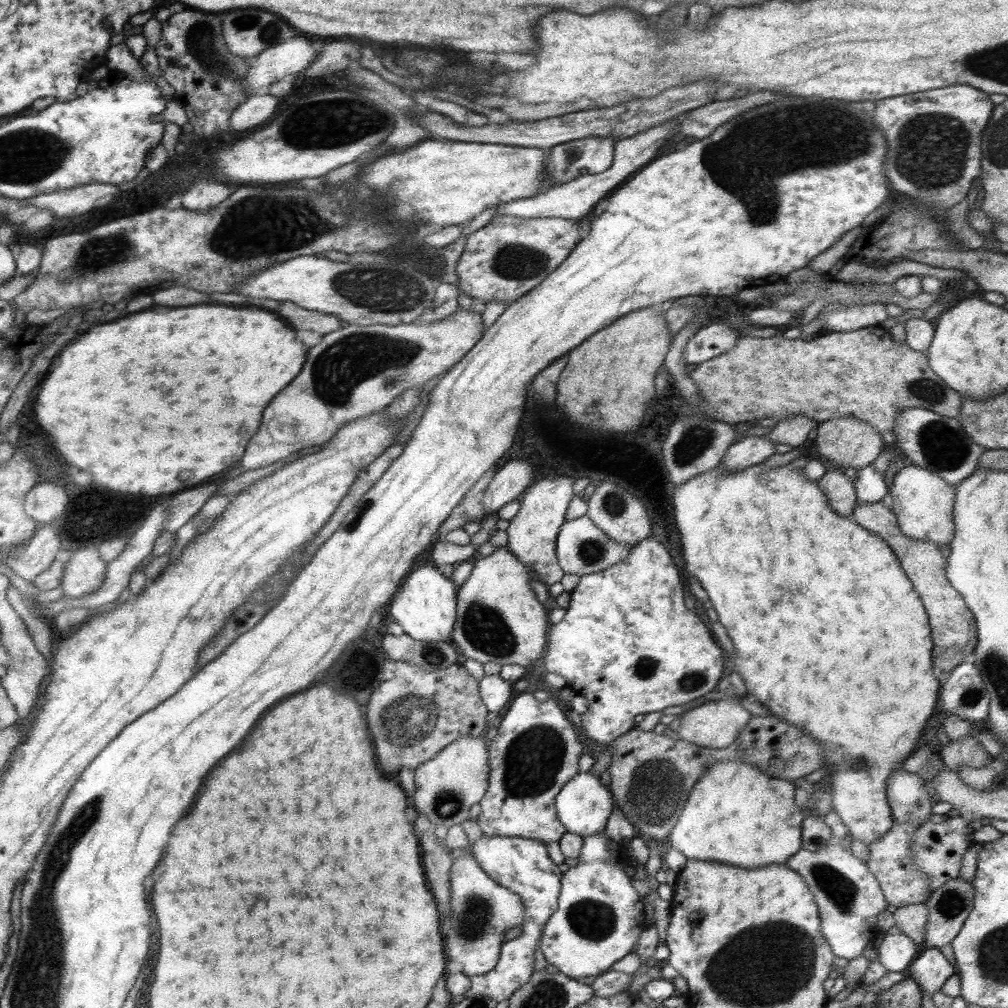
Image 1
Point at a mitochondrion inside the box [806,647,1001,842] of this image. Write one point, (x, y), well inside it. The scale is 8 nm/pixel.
(972, 697)

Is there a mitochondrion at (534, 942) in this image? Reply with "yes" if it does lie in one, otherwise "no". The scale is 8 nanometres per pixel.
no

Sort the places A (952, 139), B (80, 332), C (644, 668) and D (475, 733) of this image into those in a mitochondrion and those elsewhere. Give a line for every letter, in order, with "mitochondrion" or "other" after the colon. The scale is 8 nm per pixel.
A: mitochondrion
B: other
C: mitochondrion
D: other

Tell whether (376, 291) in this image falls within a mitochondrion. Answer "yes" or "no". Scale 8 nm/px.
yes

